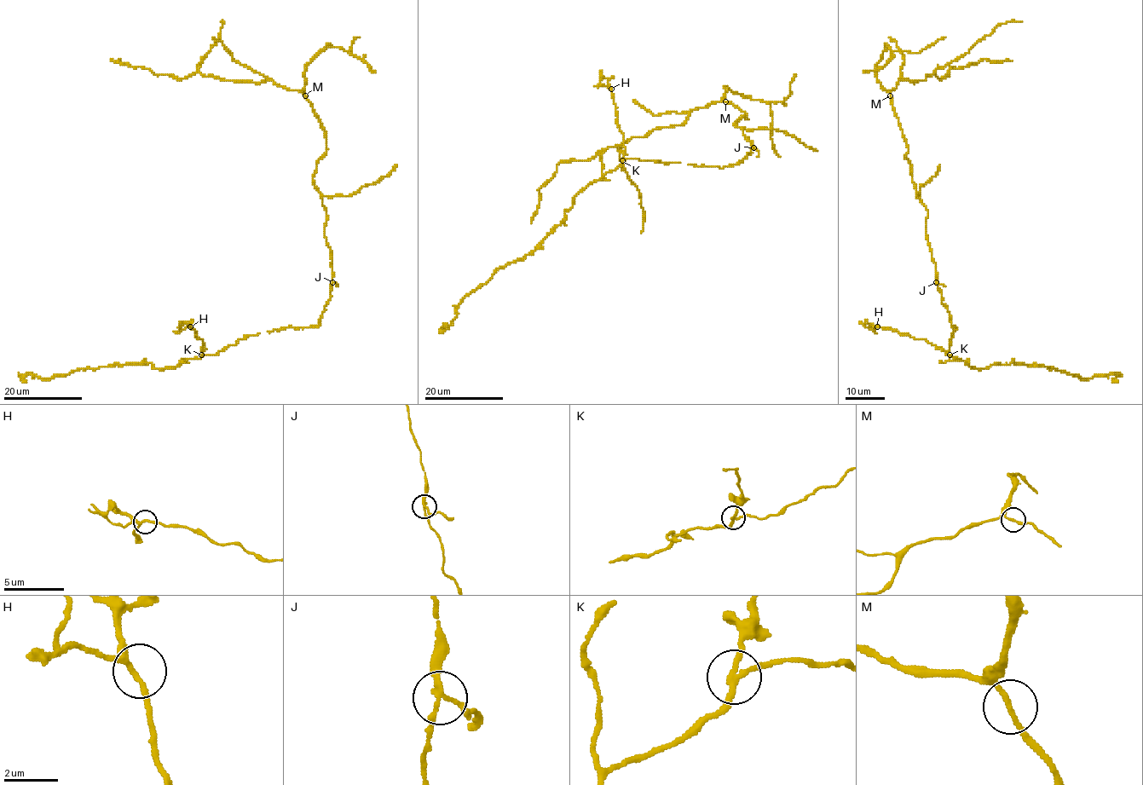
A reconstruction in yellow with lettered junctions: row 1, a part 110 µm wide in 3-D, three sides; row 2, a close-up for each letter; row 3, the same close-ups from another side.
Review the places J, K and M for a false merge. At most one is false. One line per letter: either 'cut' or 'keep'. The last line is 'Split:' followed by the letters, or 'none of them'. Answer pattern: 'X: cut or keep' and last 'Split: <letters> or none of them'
J: keep
K: cut
M: keep
Split: K

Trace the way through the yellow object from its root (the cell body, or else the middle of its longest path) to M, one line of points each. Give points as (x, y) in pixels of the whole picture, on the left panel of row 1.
M: (332, 273), (331, 250), (325, 235), (326, 210), (313, 181), (316, 163), (326, 150), (326, 135), (305, 95)

